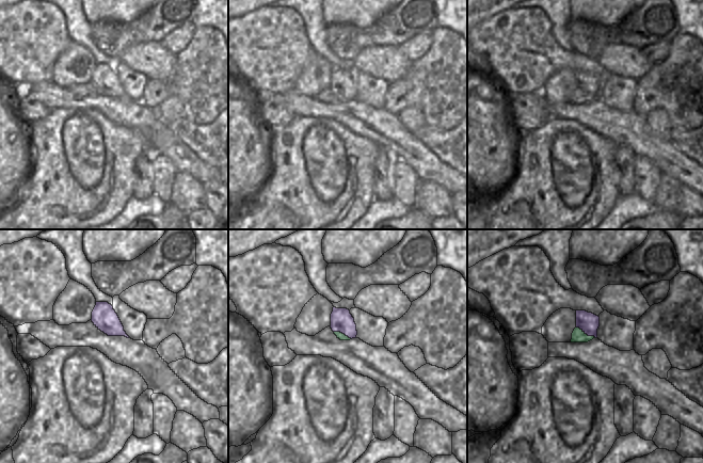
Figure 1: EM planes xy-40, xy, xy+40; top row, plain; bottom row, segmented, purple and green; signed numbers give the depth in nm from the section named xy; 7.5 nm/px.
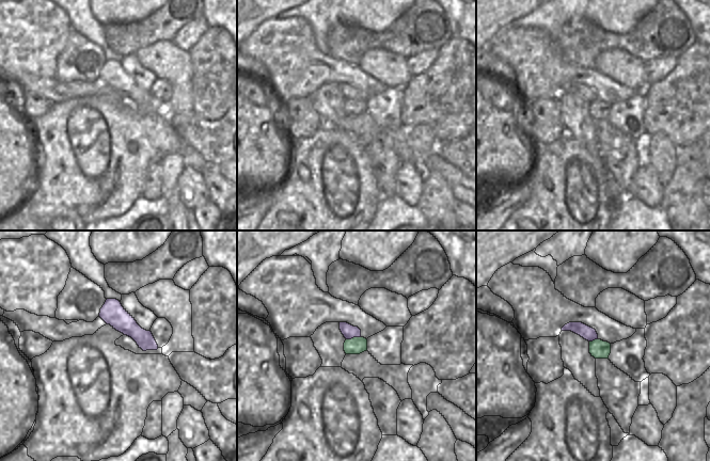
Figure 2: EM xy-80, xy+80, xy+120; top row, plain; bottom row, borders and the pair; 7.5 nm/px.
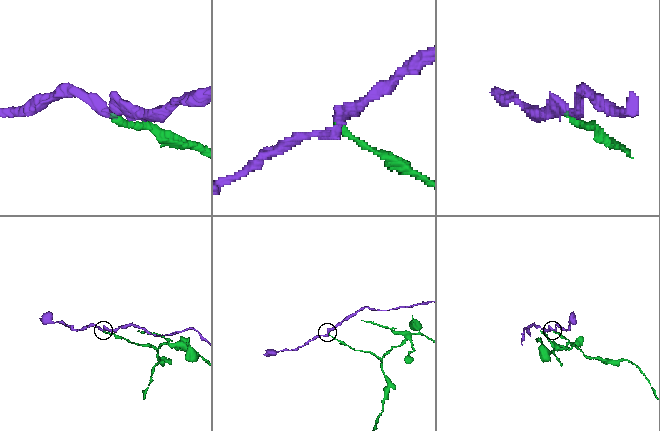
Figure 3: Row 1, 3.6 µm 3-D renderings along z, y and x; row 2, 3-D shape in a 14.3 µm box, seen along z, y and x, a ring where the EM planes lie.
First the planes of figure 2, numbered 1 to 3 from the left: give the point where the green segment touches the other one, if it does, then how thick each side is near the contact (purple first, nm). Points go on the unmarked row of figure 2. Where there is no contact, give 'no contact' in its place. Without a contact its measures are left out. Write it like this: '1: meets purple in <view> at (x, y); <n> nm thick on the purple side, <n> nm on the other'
1: no contact
2: meets purple in xy+80 at (352, 98); 100 nm thick on the purple side, 130 nm on the other
3: meets purple in xy+120 at (593, 100); 100 nm thick on the purple side, 140 nm on the other

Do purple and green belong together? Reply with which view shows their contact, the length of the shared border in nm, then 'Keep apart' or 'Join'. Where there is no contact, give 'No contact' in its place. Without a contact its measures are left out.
Touches purple in xy+40. Shared border 170 nm. Keep apart.

